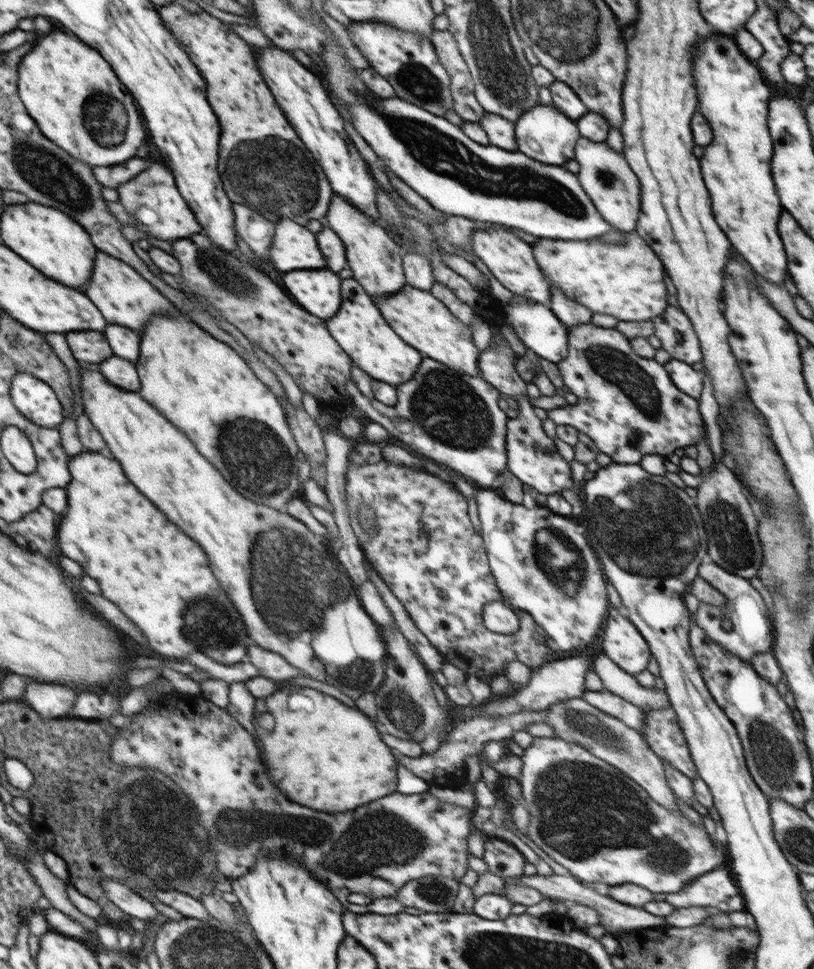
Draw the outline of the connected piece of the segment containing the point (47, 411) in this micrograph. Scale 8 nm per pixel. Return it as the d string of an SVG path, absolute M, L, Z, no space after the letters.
M17 372L12 379L11 395L15 407L38 426L59 427L65 418L64 406L55 389L35 375Z

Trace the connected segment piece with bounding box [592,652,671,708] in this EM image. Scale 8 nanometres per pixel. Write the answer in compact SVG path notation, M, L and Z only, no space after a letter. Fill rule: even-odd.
M603 652L599 653L592 662L592 670L601 678L604 690L641 708L642 706L647 706L647 708L671 706L665 691L644 688L636 681L634 675L622 670Z

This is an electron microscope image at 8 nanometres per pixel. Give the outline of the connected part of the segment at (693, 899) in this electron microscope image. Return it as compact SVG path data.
M722 864L719 868L696 878L680 894L667 894L666 902L676 908L686 908L686 906L719 908L738 894L741 893L733 879L730 866Z

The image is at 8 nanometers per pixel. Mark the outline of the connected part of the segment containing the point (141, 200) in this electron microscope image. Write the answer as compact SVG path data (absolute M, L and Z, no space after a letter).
M151 162L149 168L117 188L119 202L126 208L128 215L134 218L135 226L158 240L176 241L193 234L204 234L204 227L182 198L171 171L164 164L156 162Z

